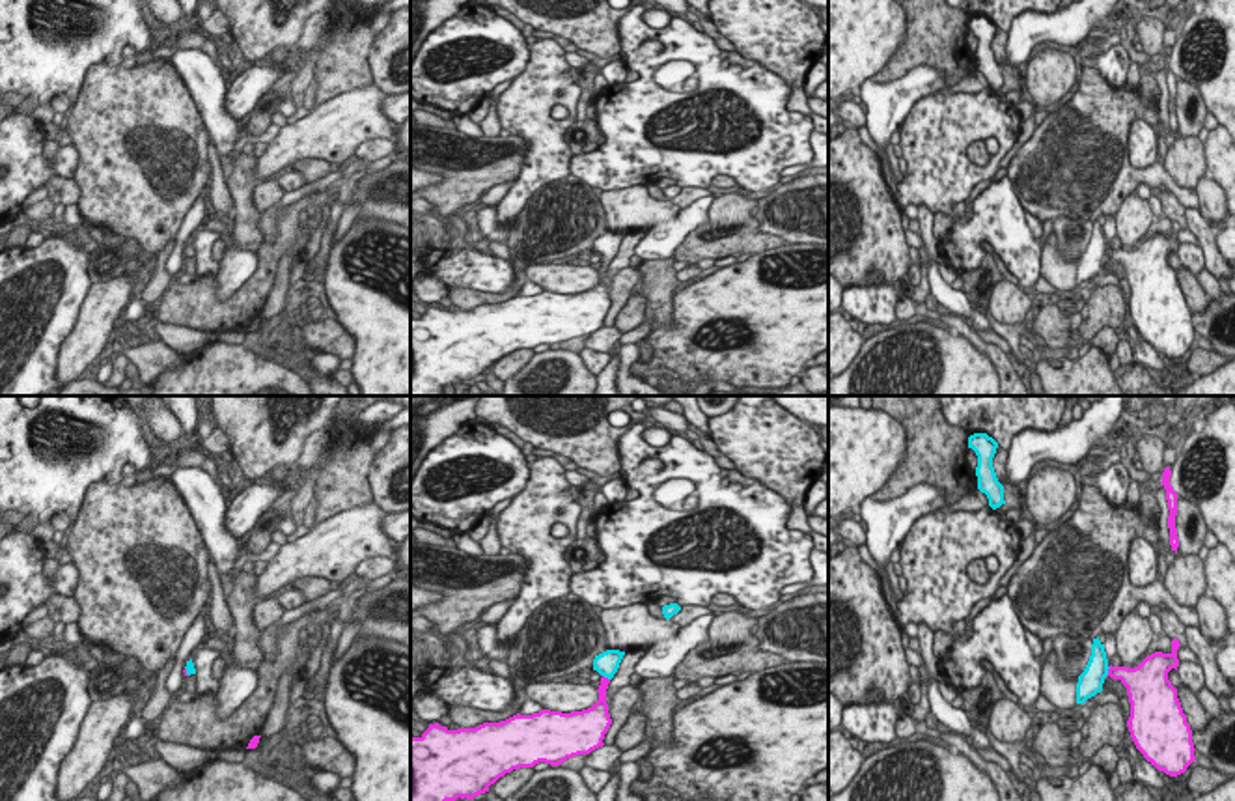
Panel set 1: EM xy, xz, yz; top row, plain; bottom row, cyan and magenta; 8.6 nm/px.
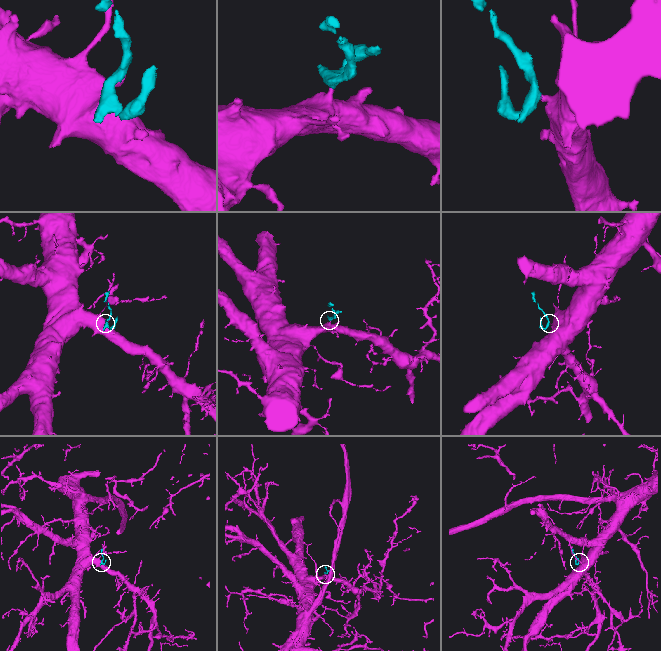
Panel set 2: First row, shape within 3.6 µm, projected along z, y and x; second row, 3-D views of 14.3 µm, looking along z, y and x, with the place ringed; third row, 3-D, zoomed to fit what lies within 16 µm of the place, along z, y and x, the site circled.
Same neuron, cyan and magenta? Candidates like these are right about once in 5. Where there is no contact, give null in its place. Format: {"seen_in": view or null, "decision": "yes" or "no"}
{"seen_in": "yz", "decision": "yes"}

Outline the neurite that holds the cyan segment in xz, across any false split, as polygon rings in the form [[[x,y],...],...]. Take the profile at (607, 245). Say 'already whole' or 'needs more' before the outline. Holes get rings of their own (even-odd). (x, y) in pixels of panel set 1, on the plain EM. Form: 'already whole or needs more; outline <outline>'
needs more; outline [[[606,232],[595,237],[593,252],[603,260],[597,271],[599,282],[588,291],[517,295],[500,304],[483,304],[476,310],[459,312],[448,312],[435,304],[420,319],[410,317],[410,396],[442,396],[446,383],[453,385],[457,379],[474,381],[489,373],[491,366],[513,351],[534,349],[539,344],[560,347],[567,340],[590,336],[603,329],[604,316],[612,306],[606,271],[623,237],[625,233],[619,232]]]

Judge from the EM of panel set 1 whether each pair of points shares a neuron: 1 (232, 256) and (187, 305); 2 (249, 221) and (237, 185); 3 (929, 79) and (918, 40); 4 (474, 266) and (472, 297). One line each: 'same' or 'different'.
1: different
2: same
3: different
4: different

